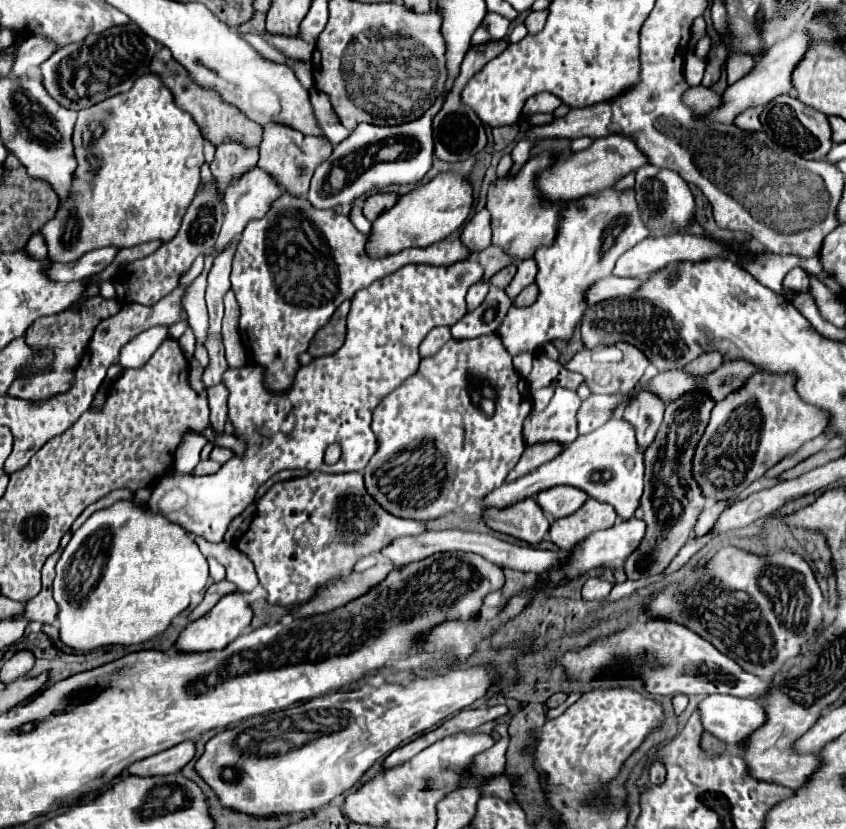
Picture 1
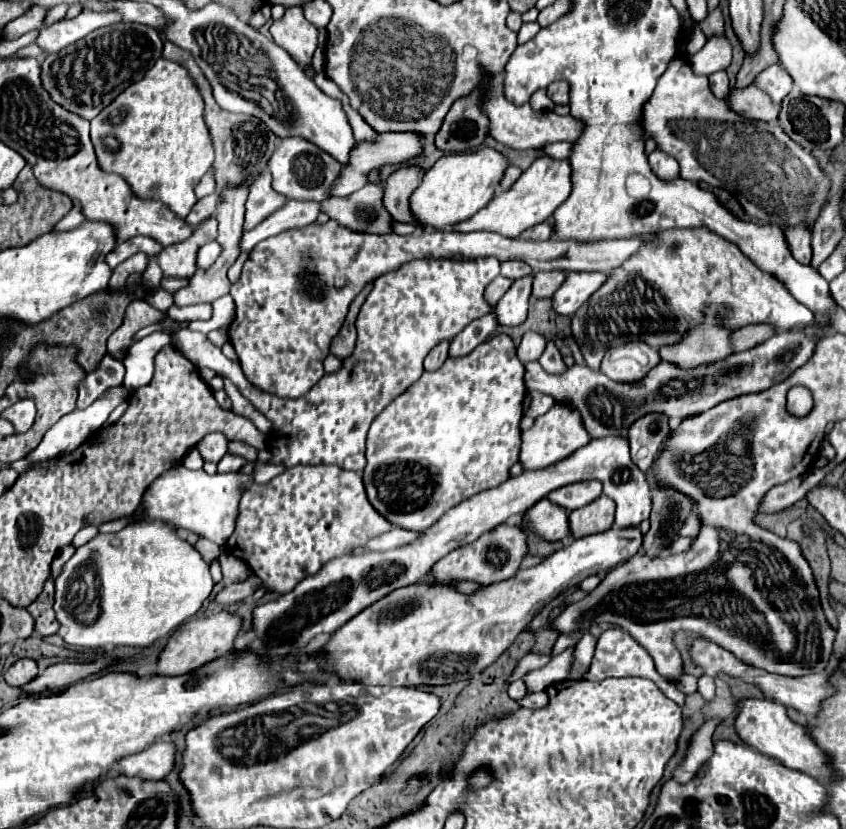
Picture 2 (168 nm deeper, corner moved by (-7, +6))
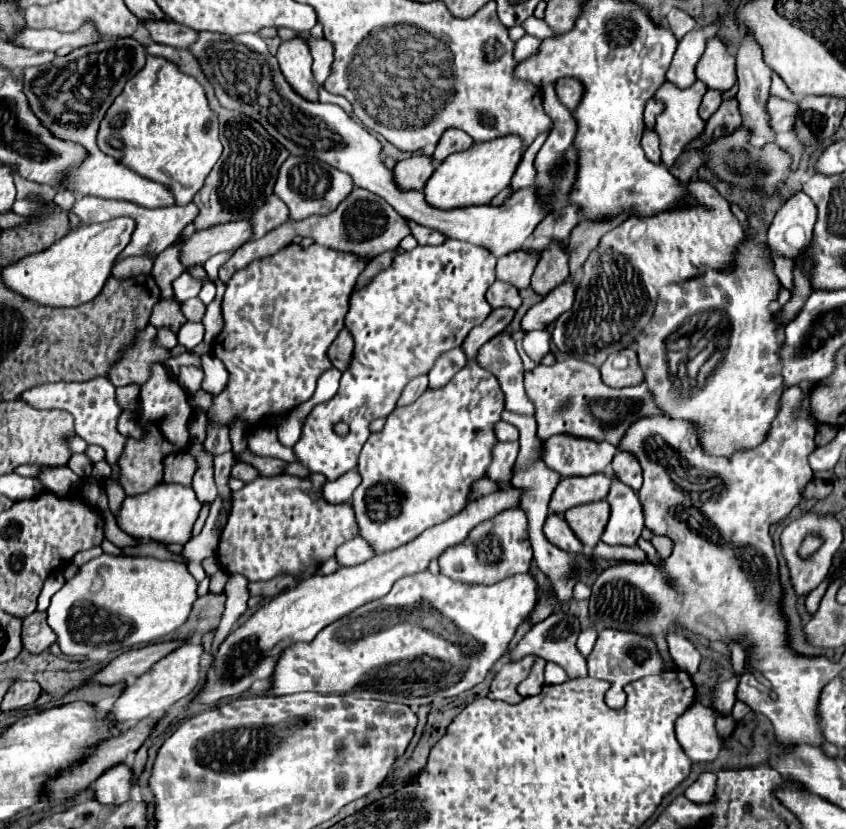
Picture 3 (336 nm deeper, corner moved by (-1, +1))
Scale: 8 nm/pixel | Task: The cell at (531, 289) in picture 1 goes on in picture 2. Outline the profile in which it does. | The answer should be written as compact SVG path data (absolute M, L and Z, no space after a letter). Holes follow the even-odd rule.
M539 271L533 275L533 295L535 297L553 297L553 293L565 281L565 271Z

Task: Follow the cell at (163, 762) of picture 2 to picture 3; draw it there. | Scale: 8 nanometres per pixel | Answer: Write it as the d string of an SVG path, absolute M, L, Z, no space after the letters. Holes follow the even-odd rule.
M123 762L103 772L95 782L95 798L103 804L121 804L129 800L129 790L135 786L133 770Z

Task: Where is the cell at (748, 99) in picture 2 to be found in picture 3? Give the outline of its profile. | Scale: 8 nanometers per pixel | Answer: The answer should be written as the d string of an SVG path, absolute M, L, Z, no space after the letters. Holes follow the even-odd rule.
M769 96L767 114L771 114L771 128L775 128L775 134L791 130L797 110L799 110L797 102L787 102L787 100L779 100L775 96Z

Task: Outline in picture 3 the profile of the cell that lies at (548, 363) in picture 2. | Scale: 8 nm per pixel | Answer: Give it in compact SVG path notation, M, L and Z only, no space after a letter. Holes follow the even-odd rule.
M535 330L535 332L527 332L527 336L523 338L523 350L527 352L527 356L539 364L543 360L545 354L551 352L551 336L545 330Z

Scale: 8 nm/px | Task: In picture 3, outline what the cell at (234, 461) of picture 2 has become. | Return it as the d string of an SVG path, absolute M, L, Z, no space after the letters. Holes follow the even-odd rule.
M235 462L233 468L231 468L231 478L239 478L243 482L251 482L257 478L257 470L249 464L243 464L243 462Z

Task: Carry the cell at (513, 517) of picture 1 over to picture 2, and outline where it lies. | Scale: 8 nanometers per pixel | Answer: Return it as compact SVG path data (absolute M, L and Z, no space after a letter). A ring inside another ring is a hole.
M541 499L523 515L523 519L531 523L533 531L547 541L561 541L571 535L571 529L567 527L567 511L549 503L549 499Z

